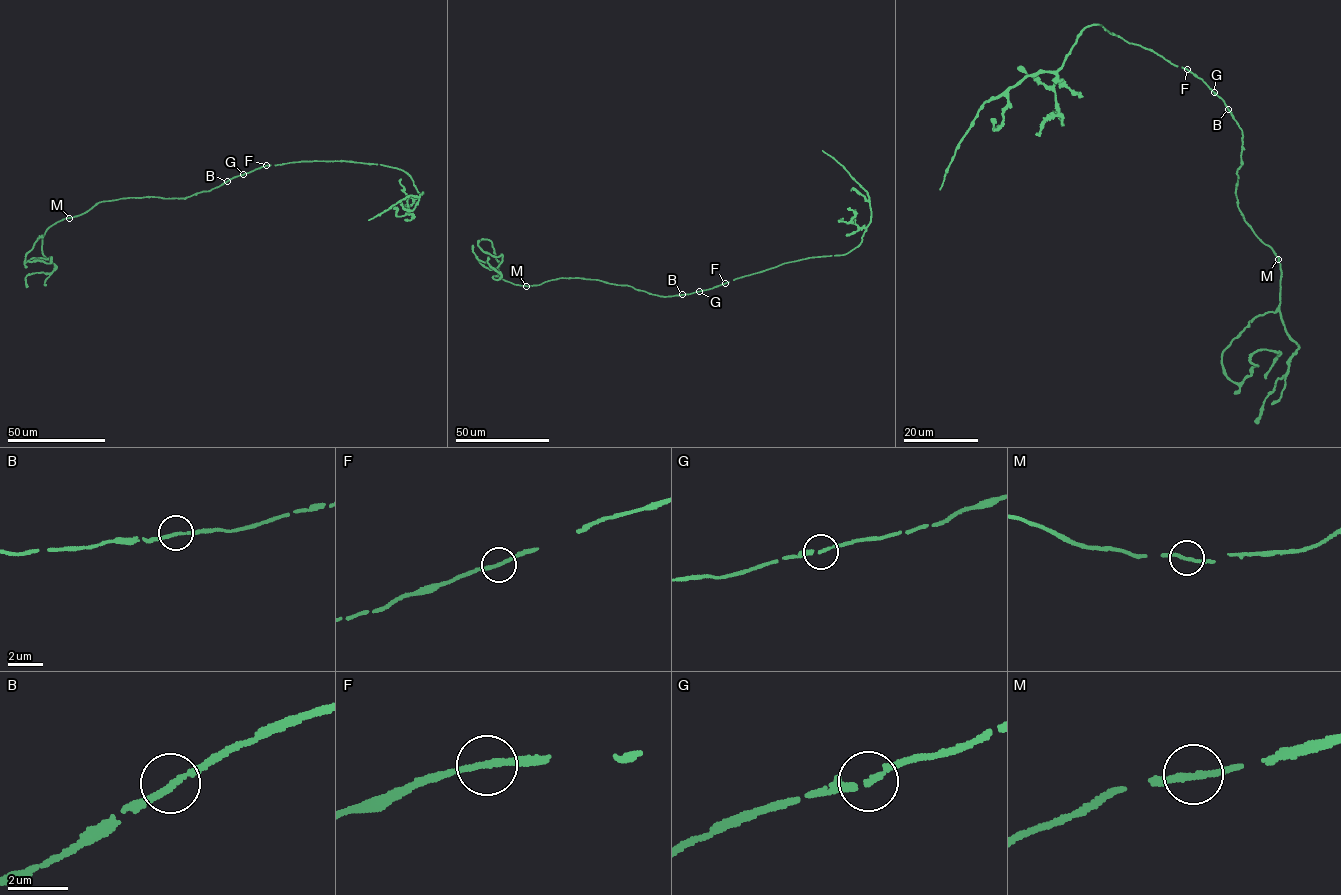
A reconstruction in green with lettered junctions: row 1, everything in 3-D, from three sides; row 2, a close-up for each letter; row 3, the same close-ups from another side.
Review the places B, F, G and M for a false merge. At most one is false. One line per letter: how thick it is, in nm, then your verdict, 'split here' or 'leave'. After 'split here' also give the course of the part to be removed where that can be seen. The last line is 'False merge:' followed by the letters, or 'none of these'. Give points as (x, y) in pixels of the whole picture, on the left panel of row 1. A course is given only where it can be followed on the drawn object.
B: 170 nm | leave
F: 190 nm | leave
G: 170 nm | leave
M: 190 nm | leave
False merge: none of these

